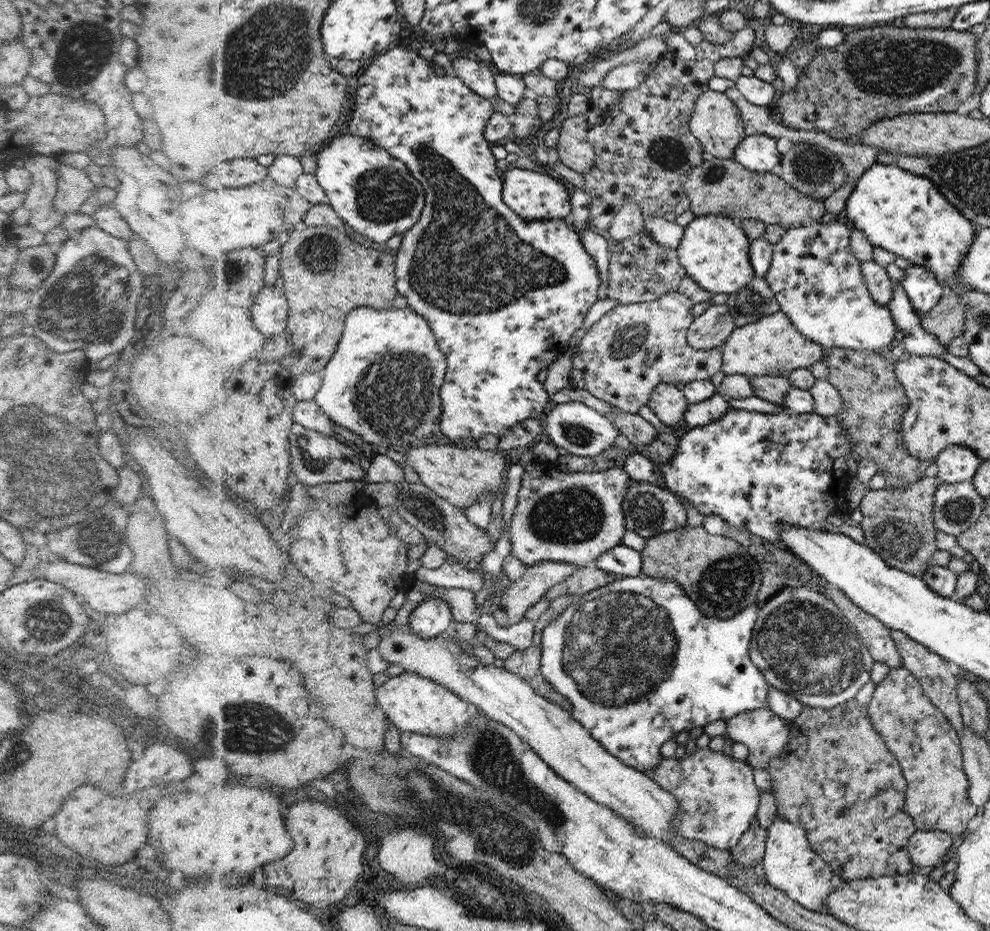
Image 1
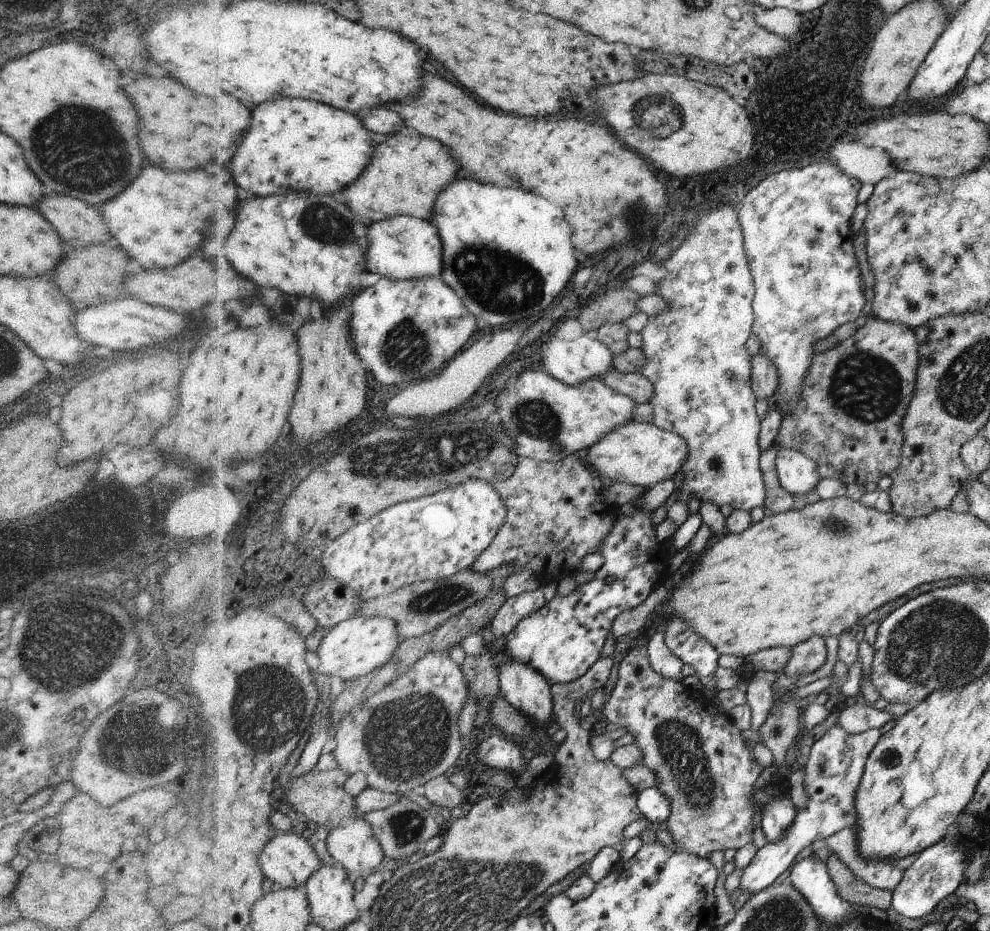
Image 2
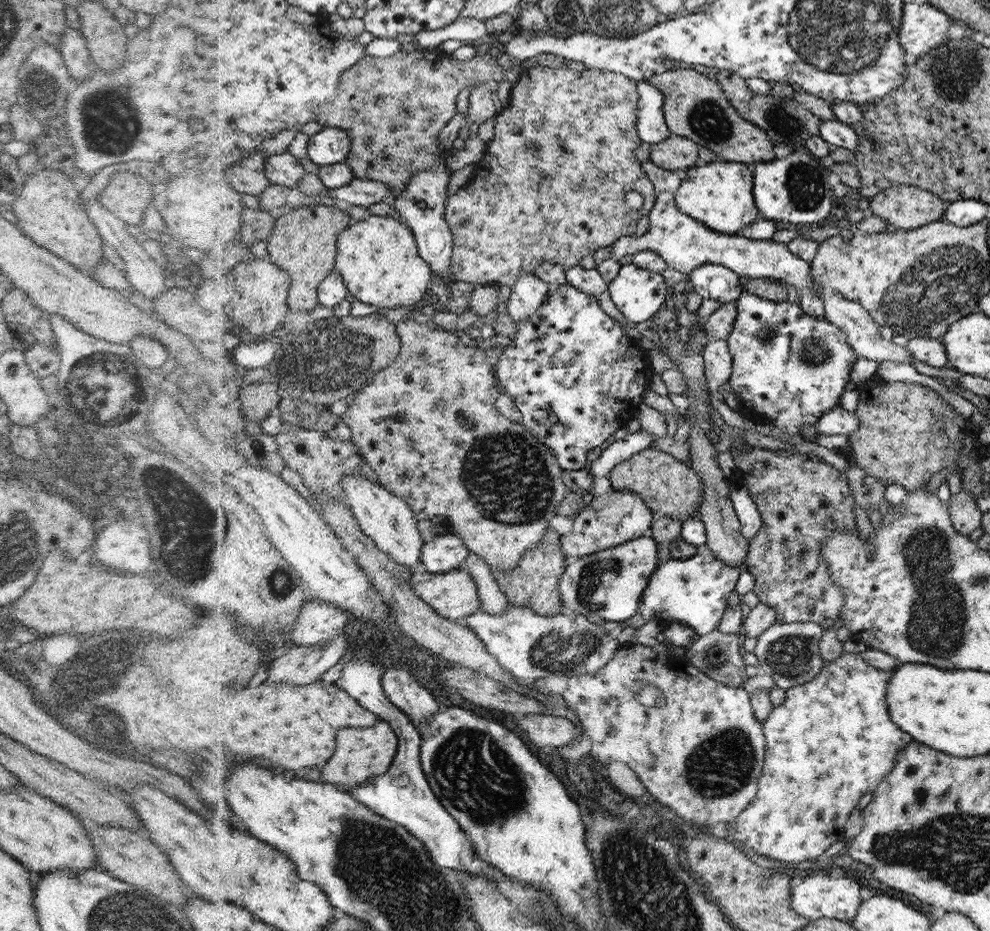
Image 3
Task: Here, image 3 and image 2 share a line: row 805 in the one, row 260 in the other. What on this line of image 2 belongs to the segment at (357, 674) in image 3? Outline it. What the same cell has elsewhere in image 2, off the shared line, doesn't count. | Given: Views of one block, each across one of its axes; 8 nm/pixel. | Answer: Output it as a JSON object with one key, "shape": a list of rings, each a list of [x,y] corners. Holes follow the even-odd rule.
{"shape":[[[396,216],[370,225],[368,270],[392,279],[421,279],[442,277],[446,246],[438,226],[428,219],[415,216]]]}

